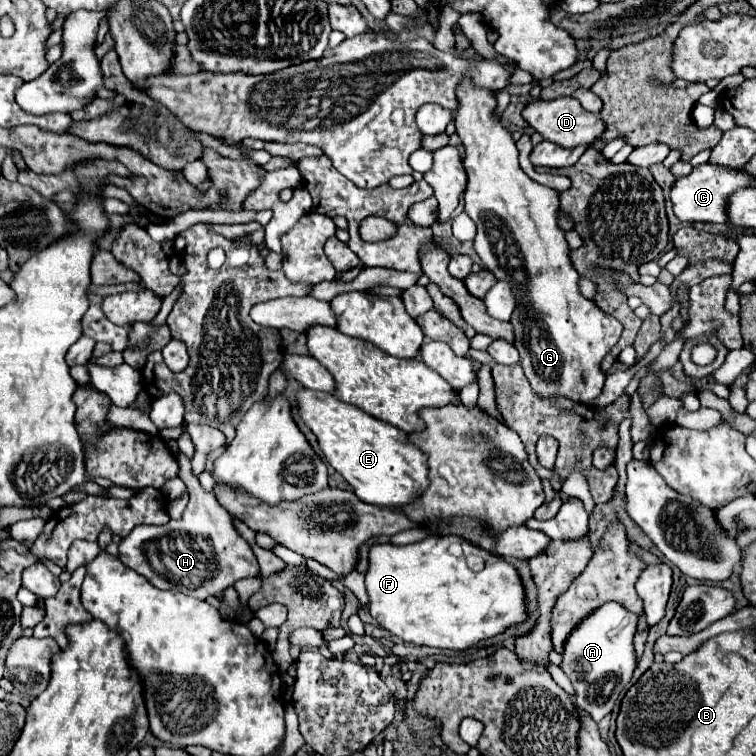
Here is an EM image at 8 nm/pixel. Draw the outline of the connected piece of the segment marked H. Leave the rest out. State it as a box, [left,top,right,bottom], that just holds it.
[118,455,260,599]

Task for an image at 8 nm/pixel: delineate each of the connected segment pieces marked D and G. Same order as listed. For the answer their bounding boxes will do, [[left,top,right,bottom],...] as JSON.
[[522,97,604,147],[454,77,622,403]]

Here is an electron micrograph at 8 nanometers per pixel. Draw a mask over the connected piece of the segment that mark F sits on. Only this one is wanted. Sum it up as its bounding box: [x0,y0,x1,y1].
[366,535,528,651]

